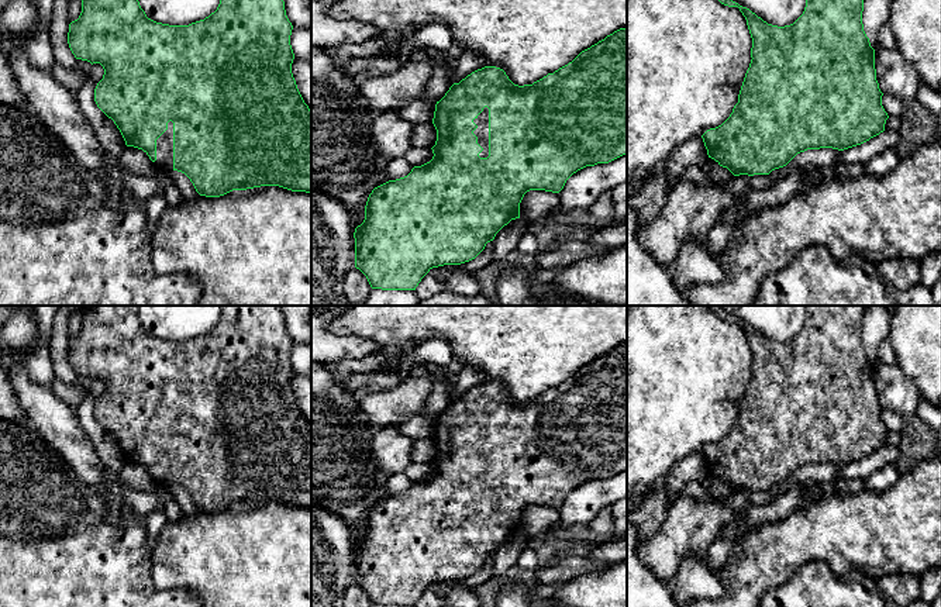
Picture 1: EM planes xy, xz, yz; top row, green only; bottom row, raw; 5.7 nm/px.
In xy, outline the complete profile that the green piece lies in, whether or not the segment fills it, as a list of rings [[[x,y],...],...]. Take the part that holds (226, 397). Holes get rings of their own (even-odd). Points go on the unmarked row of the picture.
[[[85,306],[80,315],[82,328],[69,339],[68,359],[76,375],[103,382],[104,390],[94,404],[94,417],[114,437],[127,462],[142,465],[159,489],[172,486],[185,489],[200,511],[220,513],[232,506],[261,501],[279,501],[292,507],[311,508],[311,425],[304,418],[292,389],[294,369],[290,351],[293,341],[278,306],[223,306],[217,325],[204,335],[189,341],[169,341],[148,334],[139,321],[138,306]]]

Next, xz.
[[[620,344],[604,355],[582,366],[572,377],[548,389],[532,400],[514,400],[506,387],[496,382],[485,382],[454,399],[445,411],[437,417],[432,439],[437,456],[432,475],[400,494],[389,496],[372,506],[365,521],[365,535],[355,544],[355,583],[368,594],[372,604],[416,606],[421,594],[432,584],[444,580],[461,580],[475,575],[493,556],[496,549],[511,535],[520,534],[520,518],[530,506],[559,508],[566,496],[578,486],[597,479],[609,479],[627,470],[627,344]]]

